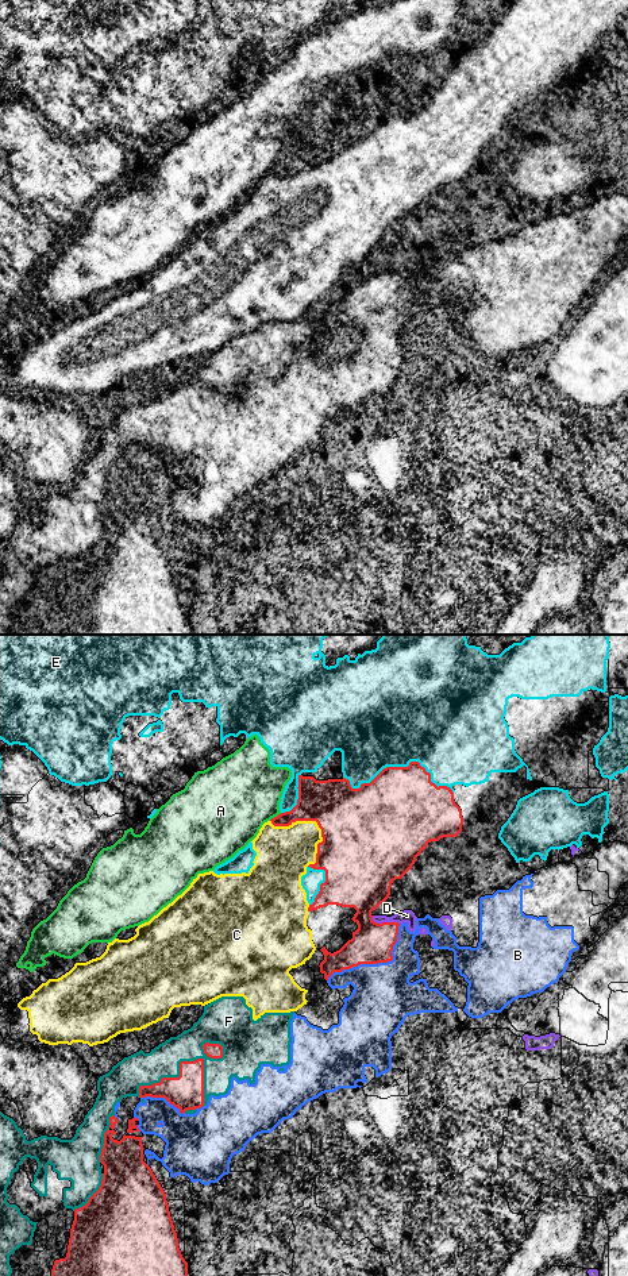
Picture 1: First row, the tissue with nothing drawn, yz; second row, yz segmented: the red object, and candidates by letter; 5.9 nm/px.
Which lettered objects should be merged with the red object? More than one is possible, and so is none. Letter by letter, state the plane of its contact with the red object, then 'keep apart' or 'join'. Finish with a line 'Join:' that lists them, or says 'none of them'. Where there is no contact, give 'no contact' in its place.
A: contact in yz; keep apart
B: contact in yz; keep apart
C: contact in yz; keep apart
D: contact in yz; keep apart
E: contact in yz; keep apart
F: contact in yz; keep apart
Join: none of them

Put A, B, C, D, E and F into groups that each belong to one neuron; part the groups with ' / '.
A / B F / C / D / E

